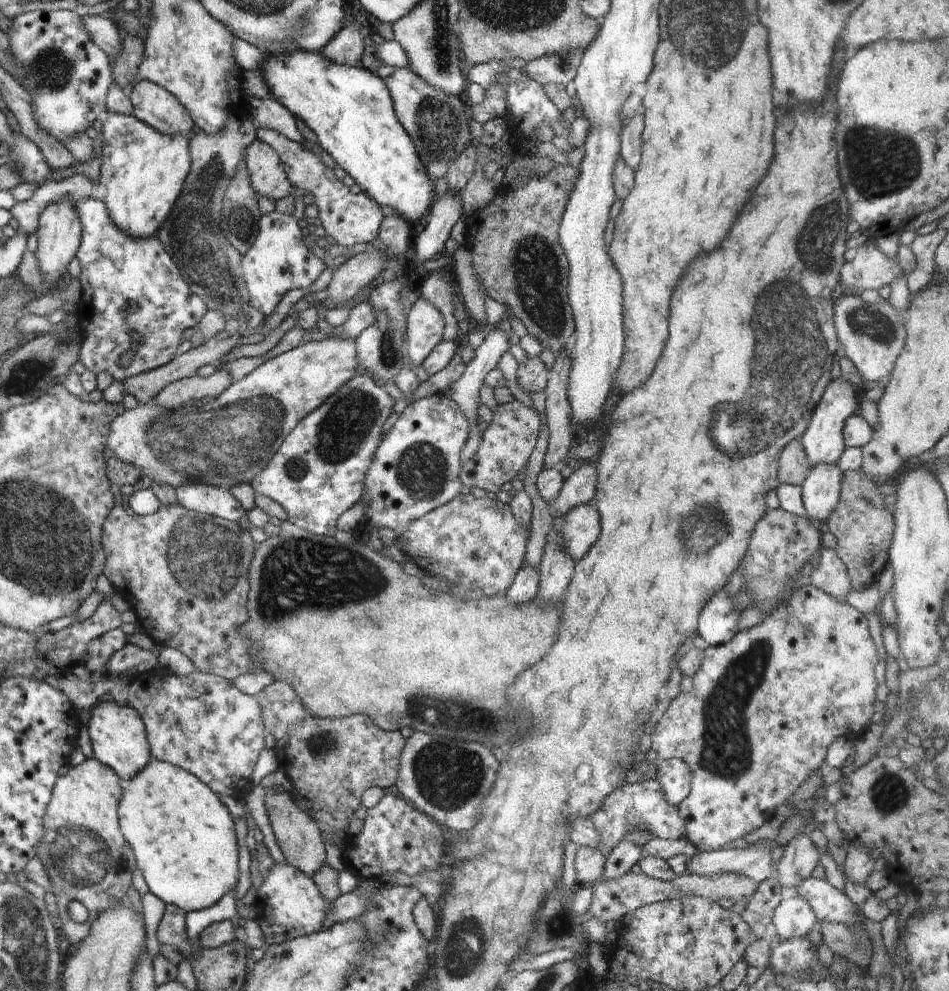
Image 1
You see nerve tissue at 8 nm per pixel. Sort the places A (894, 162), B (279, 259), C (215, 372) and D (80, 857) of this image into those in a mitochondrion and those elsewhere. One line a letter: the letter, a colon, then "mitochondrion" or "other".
A: mitochondrion
B: other
C: other
D: mitochondrion

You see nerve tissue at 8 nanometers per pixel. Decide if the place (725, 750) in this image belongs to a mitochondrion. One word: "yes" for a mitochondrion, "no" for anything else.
yes

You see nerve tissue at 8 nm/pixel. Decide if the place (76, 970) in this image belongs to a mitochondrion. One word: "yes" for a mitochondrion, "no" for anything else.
no

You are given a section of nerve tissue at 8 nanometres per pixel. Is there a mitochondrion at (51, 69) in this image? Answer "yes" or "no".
yes

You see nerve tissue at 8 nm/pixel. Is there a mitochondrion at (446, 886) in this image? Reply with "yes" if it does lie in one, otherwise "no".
no

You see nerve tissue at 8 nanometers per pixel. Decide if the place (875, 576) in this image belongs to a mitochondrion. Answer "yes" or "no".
no

